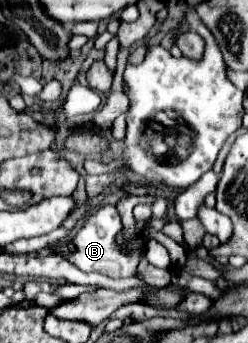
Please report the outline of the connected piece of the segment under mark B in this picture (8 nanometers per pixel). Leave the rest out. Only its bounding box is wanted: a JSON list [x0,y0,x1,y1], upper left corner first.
[63,204,141,278]

